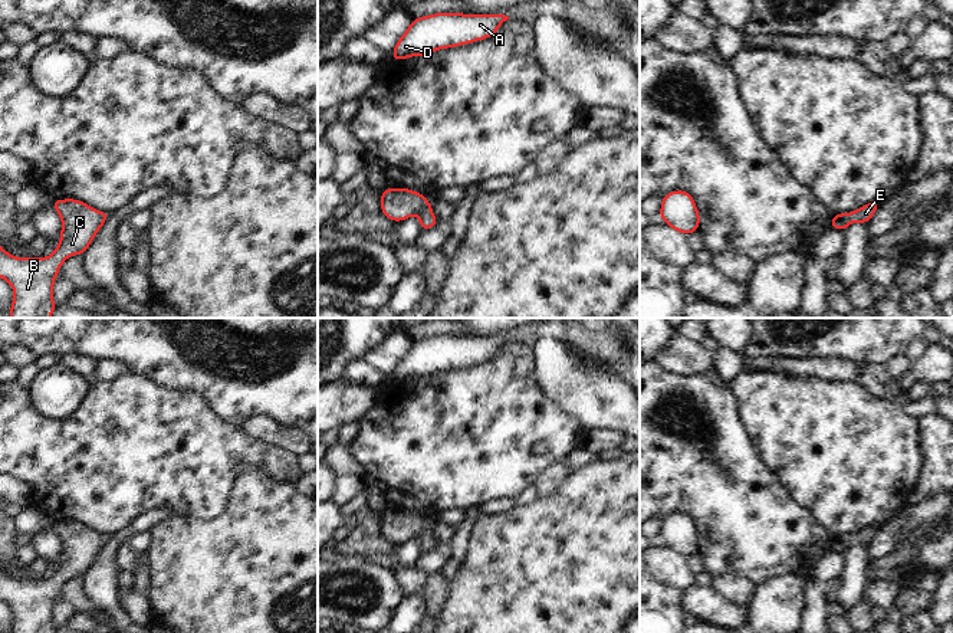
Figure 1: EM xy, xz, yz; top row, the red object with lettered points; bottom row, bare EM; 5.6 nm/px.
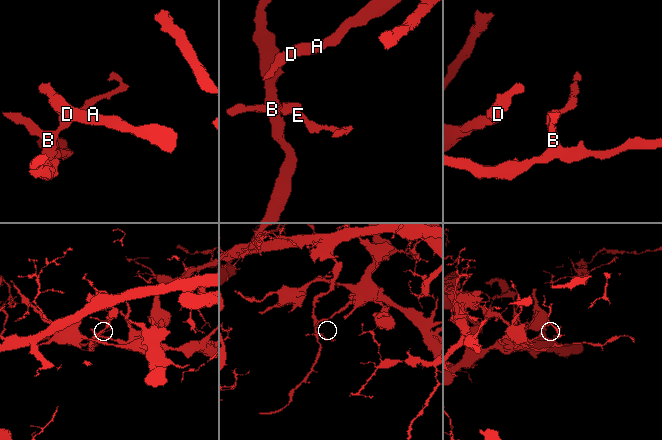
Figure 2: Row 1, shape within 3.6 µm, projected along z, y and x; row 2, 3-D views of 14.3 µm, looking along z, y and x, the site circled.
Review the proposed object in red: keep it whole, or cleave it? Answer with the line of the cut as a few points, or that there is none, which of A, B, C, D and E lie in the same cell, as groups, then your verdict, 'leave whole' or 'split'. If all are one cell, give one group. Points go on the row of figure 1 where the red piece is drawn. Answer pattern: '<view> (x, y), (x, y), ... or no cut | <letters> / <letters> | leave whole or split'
no cut | A B C D E | leave whole

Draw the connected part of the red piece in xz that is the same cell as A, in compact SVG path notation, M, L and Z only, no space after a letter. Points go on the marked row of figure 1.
M434 13L413 19L397 42L391 58L398 62L411 56L425 56L440 49L457 47L493 36L507 16Z

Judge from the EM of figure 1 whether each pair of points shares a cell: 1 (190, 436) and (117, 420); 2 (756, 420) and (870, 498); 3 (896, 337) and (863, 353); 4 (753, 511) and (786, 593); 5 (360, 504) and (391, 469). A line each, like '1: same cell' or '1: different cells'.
1: same cell
2: same cell
3: same cell
4: different cells
5: different cells

